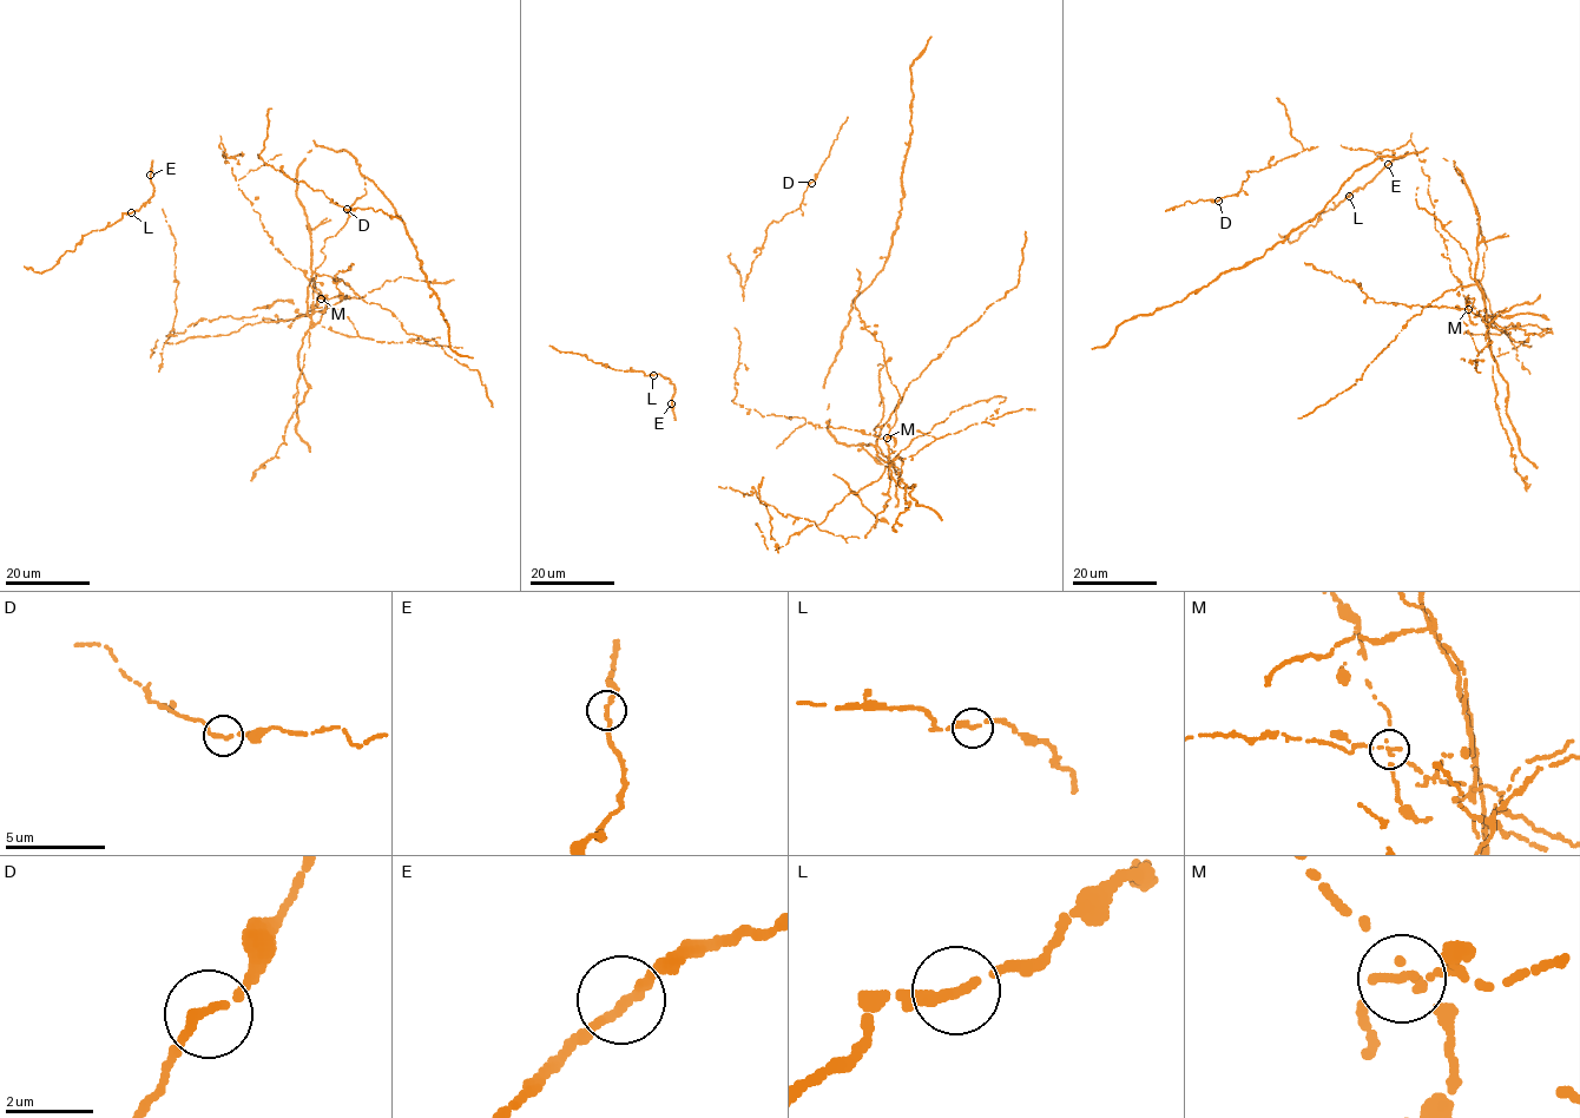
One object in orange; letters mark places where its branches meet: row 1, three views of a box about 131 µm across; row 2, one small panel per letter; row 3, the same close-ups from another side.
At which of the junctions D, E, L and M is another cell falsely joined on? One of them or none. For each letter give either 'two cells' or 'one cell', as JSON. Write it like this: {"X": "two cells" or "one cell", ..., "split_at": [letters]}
{"D": "one cell", "E": "one cell", "L": "one cell", "M": "two cells", "split_at": ["M"]}

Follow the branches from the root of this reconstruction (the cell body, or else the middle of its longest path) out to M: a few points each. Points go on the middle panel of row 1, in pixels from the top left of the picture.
M: (882, 460), (890, 461), (887, 464), (887, 436)

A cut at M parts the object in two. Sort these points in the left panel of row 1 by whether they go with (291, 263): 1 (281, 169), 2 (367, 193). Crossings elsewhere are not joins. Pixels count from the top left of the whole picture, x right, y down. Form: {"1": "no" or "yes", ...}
{"1": "yes", "2": "no"}

